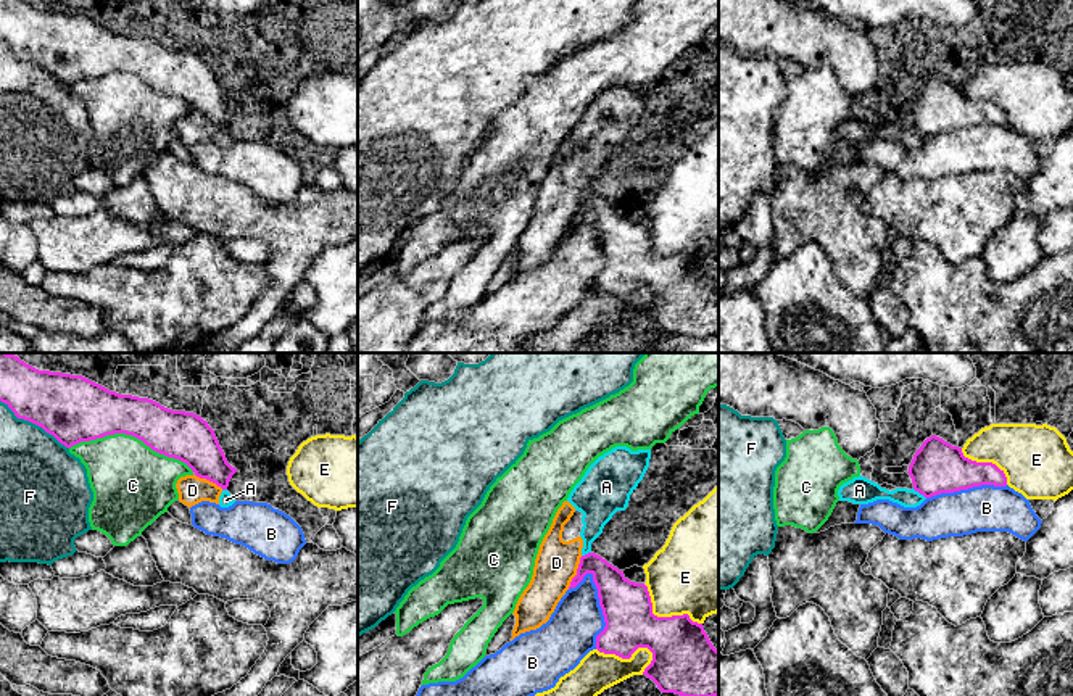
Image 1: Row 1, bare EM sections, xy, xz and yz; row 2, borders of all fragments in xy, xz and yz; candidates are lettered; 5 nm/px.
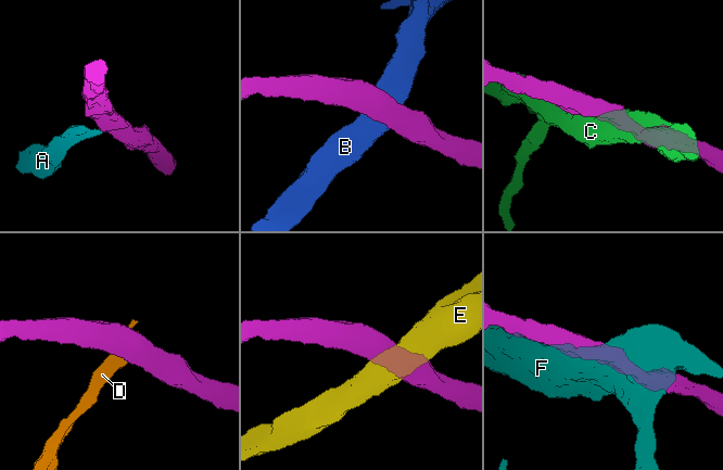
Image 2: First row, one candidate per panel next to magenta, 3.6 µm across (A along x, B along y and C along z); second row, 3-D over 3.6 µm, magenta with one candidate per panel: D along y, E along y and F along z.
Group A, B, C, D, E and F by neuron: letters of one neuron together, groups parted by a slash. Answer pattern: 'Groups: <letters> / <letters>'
Groups: A D / B / C / E / F

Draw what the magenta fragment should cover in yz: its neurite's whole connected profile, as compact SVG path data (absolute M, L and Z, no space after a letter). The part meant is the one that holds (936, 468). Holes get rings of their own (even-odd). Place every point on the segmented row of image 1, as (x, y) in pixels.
M936 435L926 438L917 450L907 474L914 490L925 498L981 485L1007 485L1004 470L996 464L972 461L963 456L962 448Z

